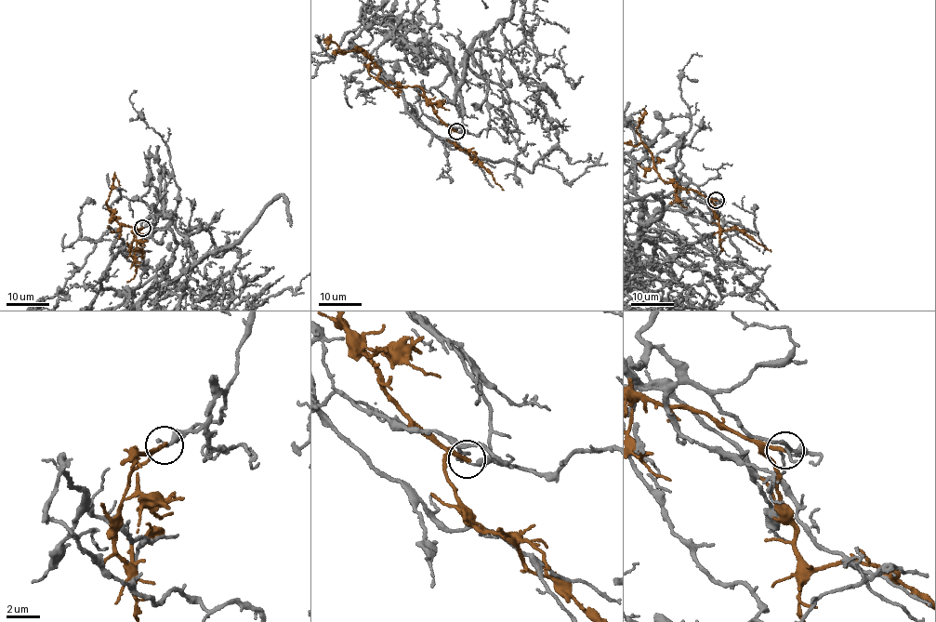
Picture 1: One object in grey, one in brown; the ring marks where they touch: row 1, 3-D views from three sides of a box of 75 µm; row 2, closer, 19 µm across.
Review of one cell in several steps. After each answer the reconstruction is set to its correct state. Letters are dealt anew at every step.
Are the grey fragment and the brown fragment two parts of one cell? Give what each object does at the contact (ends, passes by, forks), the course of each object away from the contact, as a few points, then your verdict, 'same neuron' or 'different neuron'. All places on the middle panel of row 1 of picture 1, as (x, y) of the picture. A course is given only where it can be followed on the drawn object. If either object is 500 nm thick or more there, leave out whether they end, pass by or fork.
grey ends | brown ends | grey via (455, 132), (462, 116), (438, 89), (471, 52), (479, 66), (393, 3), (315, 41) | different neuron

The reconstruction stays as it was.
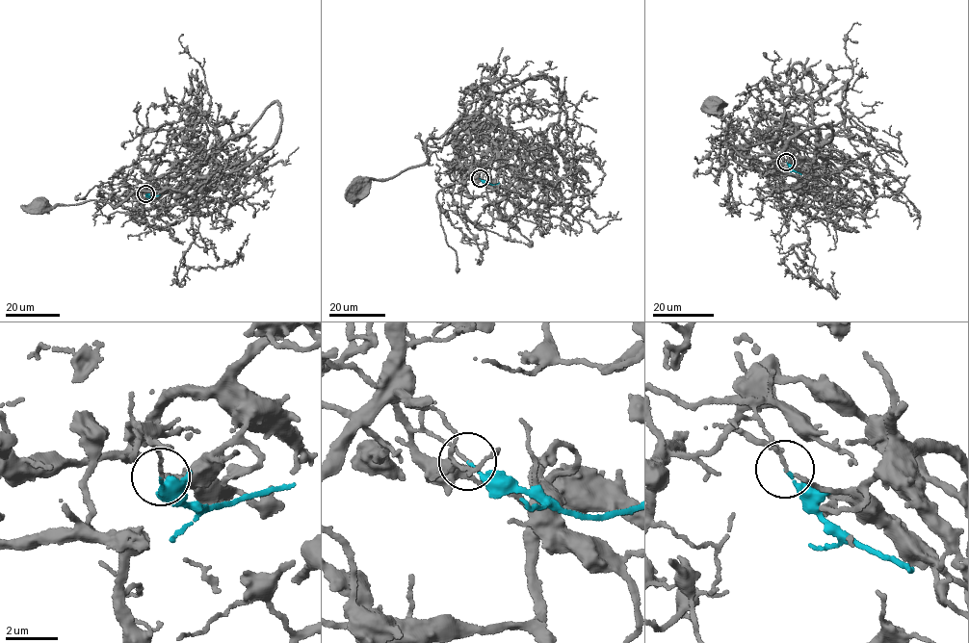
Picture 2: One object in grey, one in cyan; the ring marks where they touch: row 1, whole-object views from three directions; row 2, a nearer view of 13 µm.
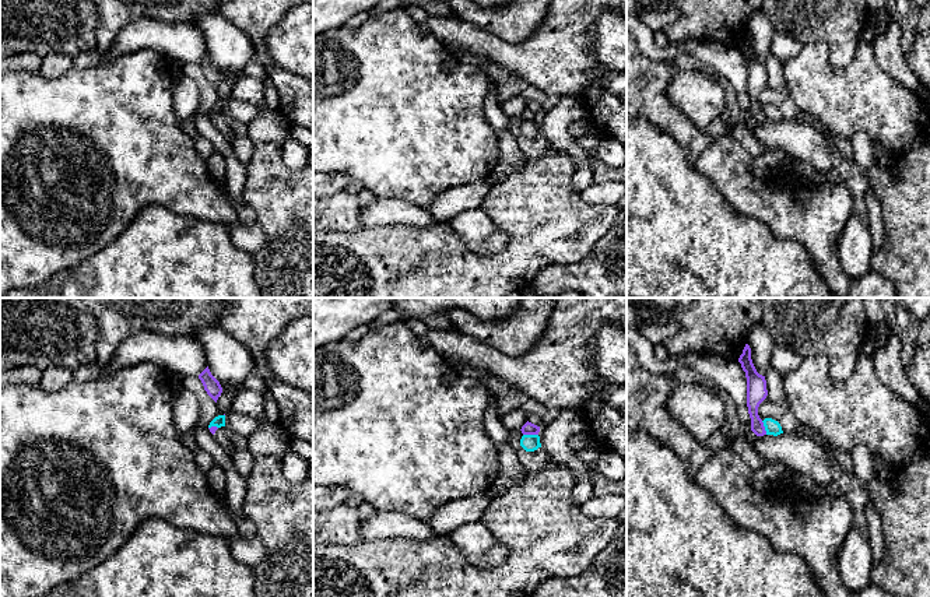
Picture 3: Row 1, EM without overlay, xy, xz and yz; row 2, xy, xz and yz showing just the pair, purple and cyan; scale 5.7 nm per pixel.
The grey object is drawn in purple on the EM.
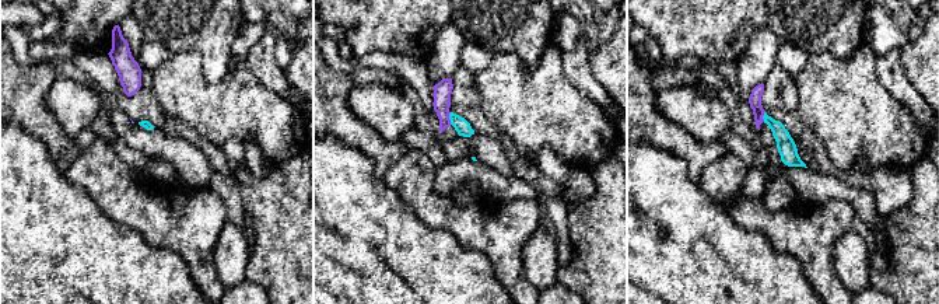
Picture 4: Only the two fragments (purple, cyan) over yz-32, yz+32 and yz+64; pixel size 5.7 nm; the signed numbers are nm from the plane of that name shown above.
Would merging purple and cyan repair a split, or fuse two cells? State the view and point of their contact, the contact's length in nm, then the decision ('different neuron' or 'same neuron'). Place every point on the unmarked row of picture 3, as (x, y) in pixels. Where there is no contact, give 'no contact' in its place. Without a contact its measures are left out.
contact xz (530, 120); length 90 nm; different neuron

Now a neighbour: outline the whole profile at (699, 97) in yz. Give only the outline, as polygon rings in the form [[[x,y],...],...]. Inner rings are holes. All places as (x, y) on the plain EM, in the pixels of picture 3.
[[[696,70],[677,73],[667,85],[667,96],[695,127],[703,131],[727,108],[726,92],[717,75]]]

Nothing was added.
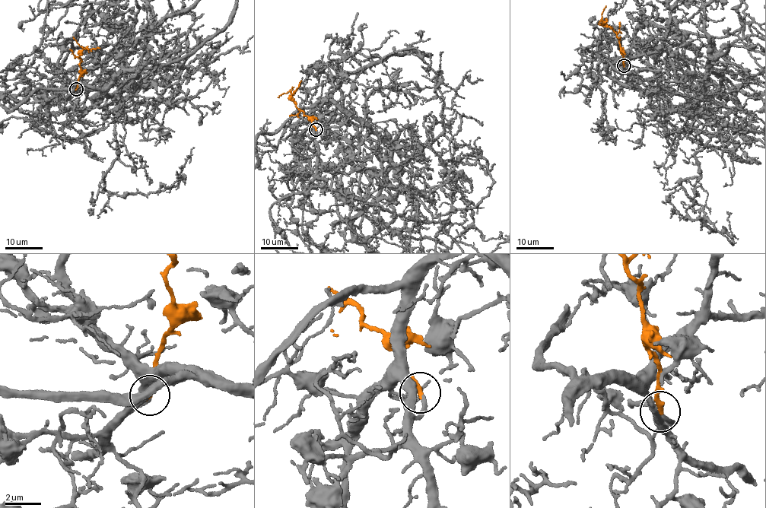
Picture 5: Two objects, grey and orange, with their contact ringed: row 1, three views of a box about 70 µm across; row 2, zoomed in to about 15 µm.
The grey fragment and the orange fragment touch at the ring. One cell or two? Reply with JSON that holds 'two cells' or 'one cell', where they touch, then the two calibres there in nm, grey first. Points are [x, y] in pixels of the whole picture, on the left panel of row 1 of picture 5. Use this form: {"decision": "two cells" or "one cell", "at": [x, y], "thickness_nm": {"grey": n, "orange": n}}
{"decision": "one cell", "at": [76, 89], "thickness_nm": {"grey": 200, "orange": 280}}

